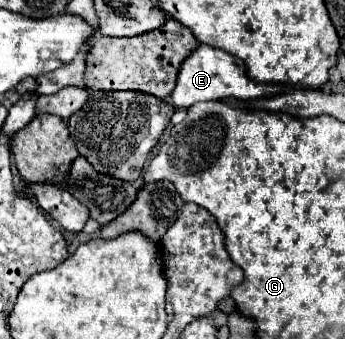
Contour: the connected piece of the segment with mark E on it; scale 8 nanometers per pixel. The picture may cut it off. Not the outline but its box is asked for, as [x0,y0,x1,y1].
[171,45,279,109]

